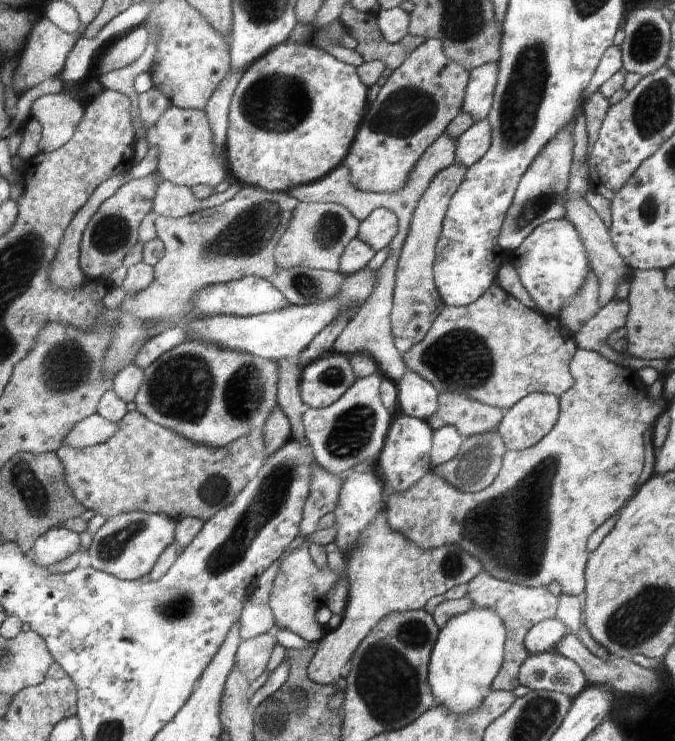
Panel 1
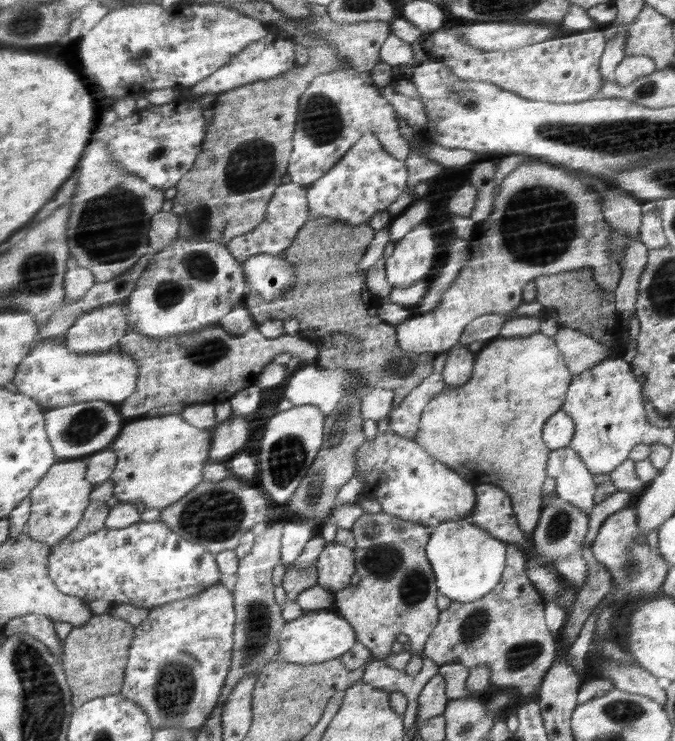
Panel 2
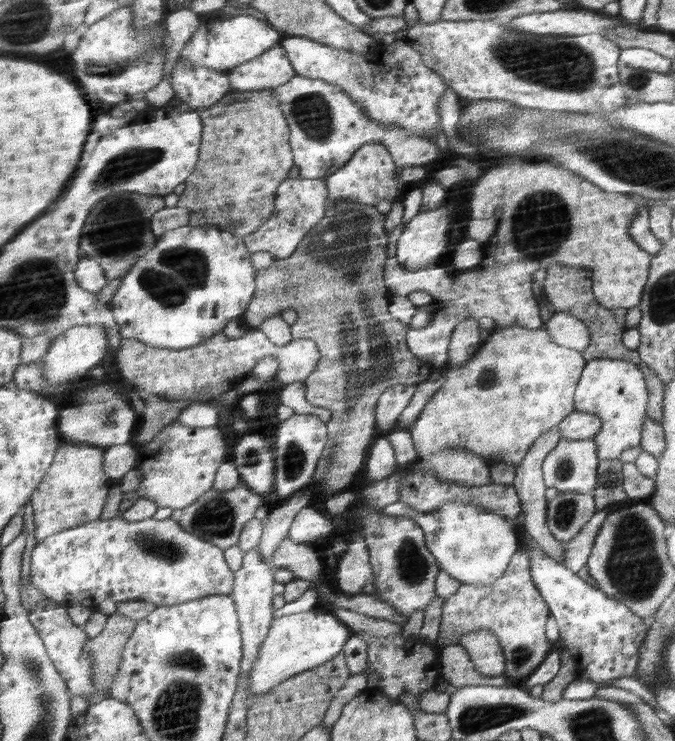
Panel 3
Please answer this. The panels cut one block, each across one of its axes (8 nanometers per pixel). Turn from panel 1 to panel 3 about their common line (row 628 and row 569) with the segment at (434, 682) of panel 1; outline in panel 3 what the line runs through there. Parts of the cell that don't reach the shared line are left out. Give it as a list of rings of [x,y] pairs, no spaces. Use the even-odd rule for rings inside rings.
[[[398,501],[380,512],[390,517],[404,516],[414,519],[424,531],[430,553],[437,559],[441,569],[454,580],[459,580],[462,585],[493,584],[505,574],[509,562],[520,549],[517,521],[470,505],[470,501],[452,501],[432,513],[418,513]]]

